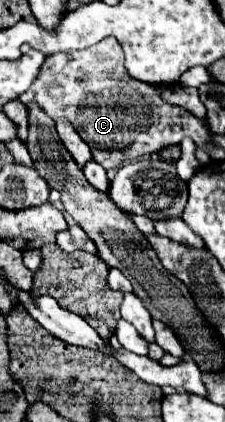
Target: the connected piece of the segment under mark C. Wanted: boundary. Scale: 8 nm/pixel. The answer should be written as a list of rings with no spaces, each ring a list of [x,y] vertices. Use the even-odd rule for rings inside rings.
[[[106,37],[90,49],[46,57],[40,75],[32,87],[24,91],[20,101],[24,105],[36,101],[54,121],[68,119],[90,145],[92,159],[108,171],[136,161],[142,155],[150,155],[160,147],[180,143],[184,137],[192,137],[198,147],[204,147],[208,135],[206,123],[180,107],[164,103],[160,95],[164,87],[166,85],[150,85],[132,79],[124,67],[120,43],[114,37]],[[146,109],[150,115],[148,123]]]

